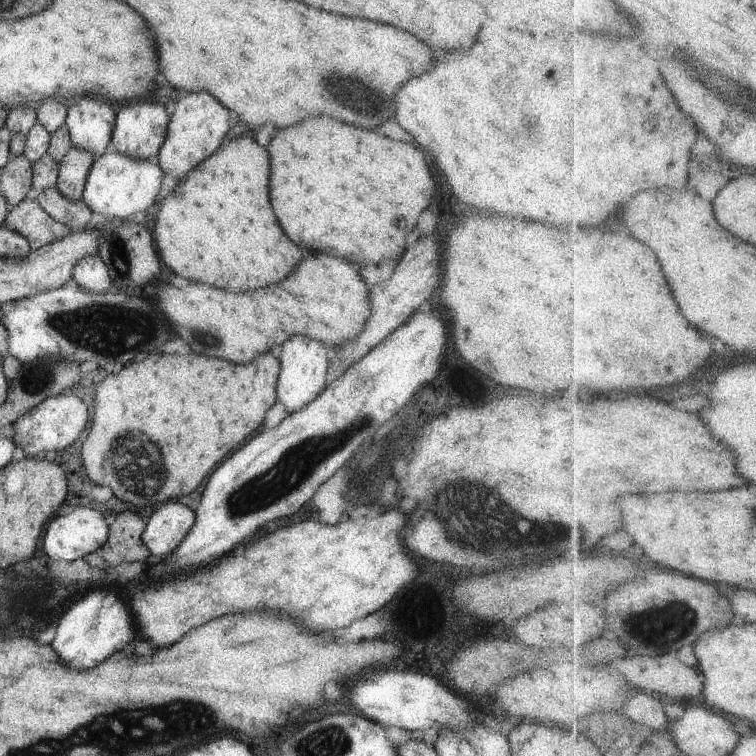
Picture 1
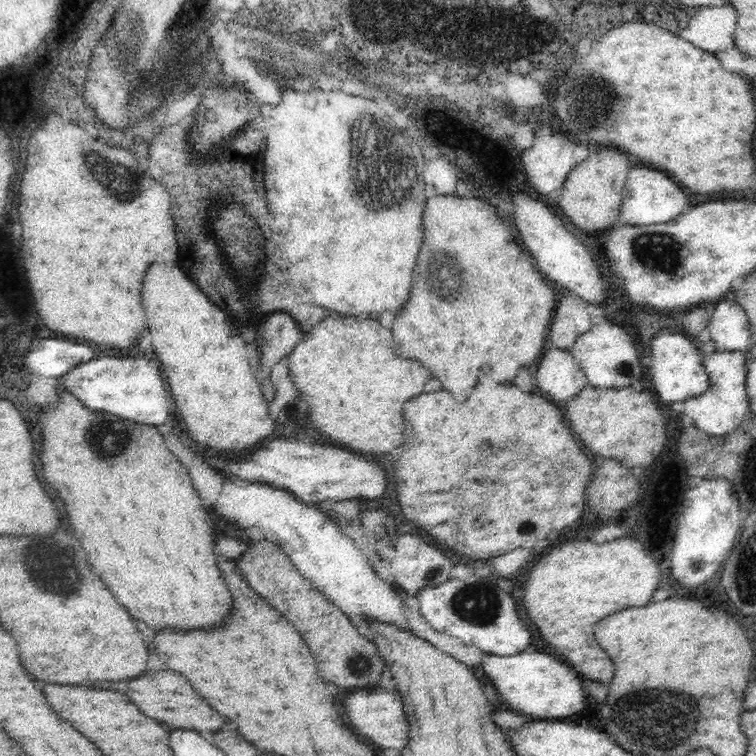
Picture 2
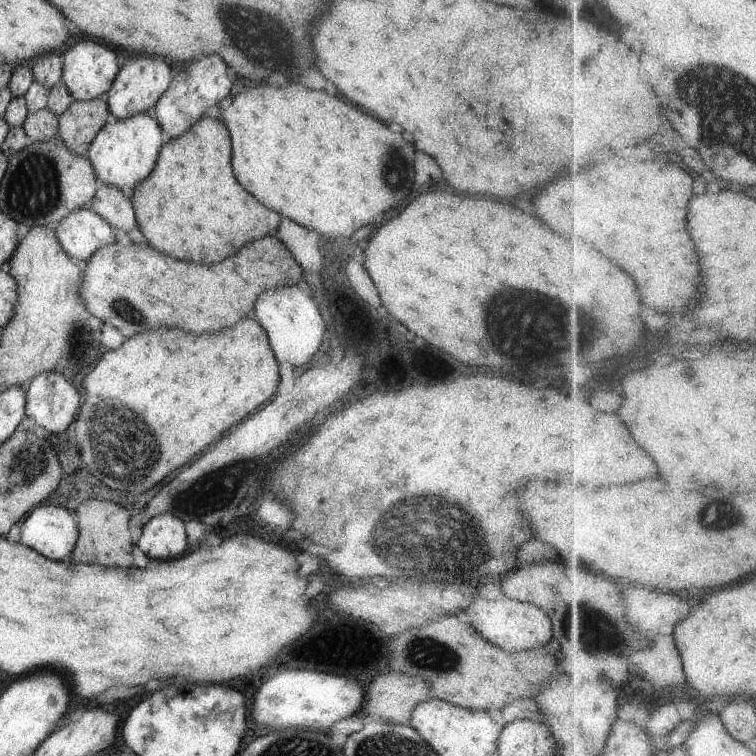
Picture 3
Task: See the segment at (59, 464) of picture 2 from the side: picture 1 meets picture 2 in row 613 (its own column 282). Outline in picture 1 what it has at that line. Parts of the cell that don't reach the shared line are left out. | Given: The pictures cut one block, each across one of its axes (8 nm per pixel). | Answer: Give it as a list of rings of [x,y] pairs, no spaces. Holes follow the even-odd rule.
[[[312,116],[304,122],[298,122],[294,126],[290,126],[290,128],[278,130],[274,134],[274,138],[270,140],[270,144],[266,146],[266,150],[270,154],[270,202],[272,202],[274,214],[278,218],[278,224],[282,226],[286,236],[298,246],[318,250],[318,252],[326,252],[326,254],[343,258],[358,267],[362,264],[380,264],[382,260],[398,260],[400,254],[404,252],[404,236],[414,230],[414,224],[416,224],[418,216],[430,206],[430,200],[434,196],[434,180],[432,180],[432,174],[430,174],[430,170],[424,162],[422,150],[418,150],[412,144],[390,140],[386,136],[380,136],[380,134],[372,132],[372,130],[342,124],[342,122],[338,122],[334,118],[328,118],[328,116],[320,116],[320,118]]]

